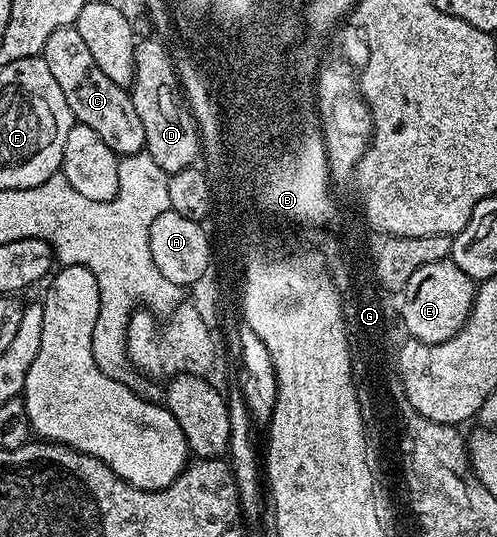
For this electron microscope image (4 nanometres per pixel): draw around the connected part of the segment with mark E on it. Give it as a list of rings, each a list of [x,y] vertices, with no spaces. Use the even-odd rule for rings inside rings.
[[[450,260],[422,264],[422,268],[406,280],[406,288],[398,302],[407,337],[431,346],[450,340],[468,323],[468,313],[472,311],[472,301],[476,299],[476,288],[477,283]]]

